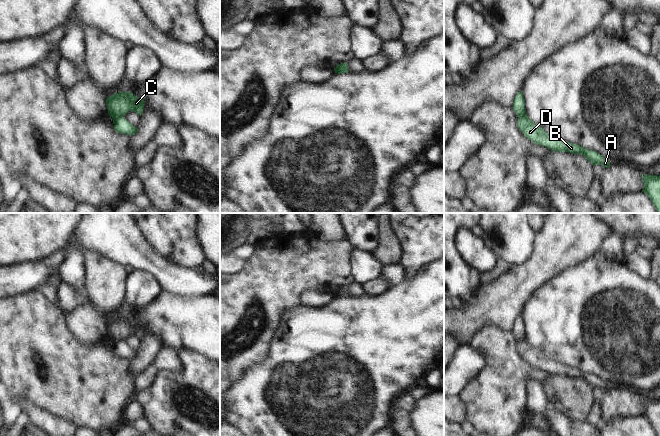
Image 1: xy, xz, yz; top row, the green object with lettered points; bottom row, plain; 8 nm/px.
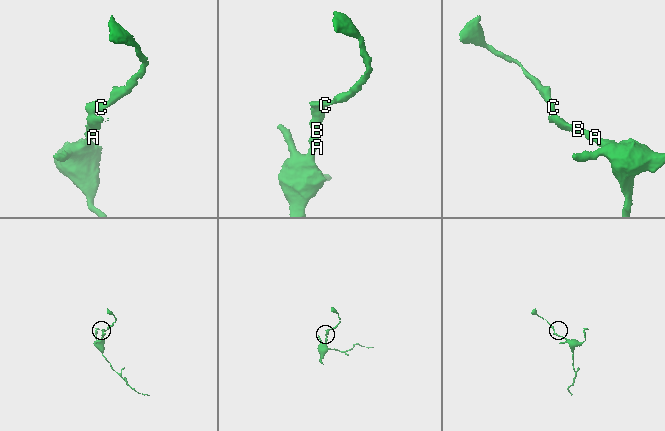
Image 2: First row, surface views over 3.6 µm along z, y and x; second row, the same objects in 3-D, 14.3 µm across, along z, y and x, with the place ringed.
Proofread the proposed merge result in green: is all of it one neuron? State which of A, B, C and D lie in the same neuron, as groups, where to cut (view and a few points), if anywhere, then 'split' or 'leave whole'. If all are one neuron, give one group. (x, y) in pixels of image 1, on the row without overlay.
groups A B D / C; cut xy (123, 340), (113, 342); split

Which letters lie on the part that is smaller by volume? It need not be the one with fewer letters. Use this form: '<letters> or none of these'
C

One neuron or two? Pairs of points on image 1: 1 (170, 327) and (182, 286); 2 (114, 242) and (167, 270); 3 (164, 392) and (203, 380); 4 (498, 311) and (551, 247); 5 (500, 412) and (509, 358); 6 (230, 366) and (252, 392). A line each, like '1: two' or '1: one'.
1: two
2: one
3: one
4: one
5: one
6: two

